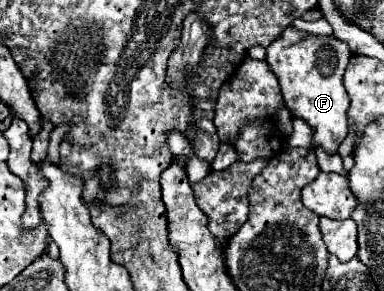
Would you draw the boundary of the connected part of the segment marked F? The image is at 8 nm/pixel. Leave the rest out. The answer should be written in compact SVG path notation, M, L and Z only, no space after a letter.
M293 26L285 28L277 40L273 40L273 44L267 46L267 62L273 70L273 74L277 76L279 84L281 84L281 92L285 98L285 104L289 108L289 112L297 118L307 120L317 132L315 132L315 146L323 146L327 152L337 152L337 146L345 140L347 136L347 108L349 108L349 96L343 88L343 72L349 64L351 58L351 48L335 38L335 36L315 36L311 32L301 32Z

